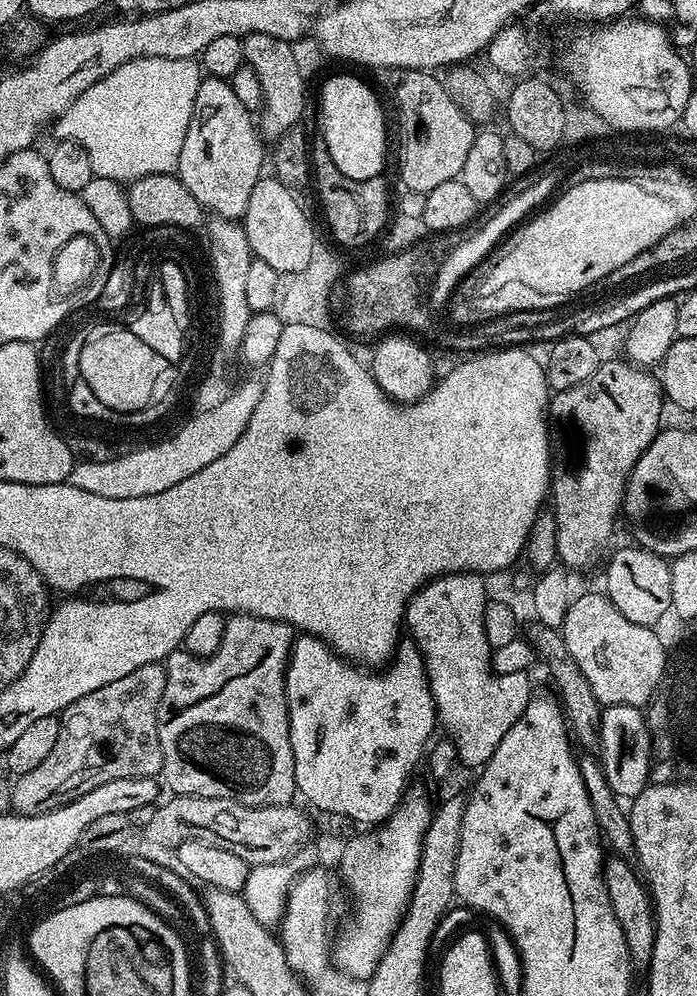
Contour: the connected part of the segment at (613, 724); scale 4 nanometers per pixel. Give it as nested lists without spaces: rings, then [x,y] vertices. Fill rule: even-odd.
[[[610,704],[601,711],[598,763],[605,772],[610,790],[621,801],[632,801],[648,787],[648,775],[652,769],[652,738],[648,734],[648,722],[641,709],[625,704]]]

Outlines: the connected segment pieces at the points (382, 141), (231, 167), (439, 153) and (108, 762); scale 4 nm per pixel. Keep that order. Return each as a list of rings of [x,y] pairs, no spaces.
[[[332,76],[320,88],[320,132],[330,150],[330,158],[342,174],[365,180],[381,175],[385,170],[384,159],[388,156],[388,128],[384,125],[384,112],[380,100],[356,76]]]
[[[205,75],[198,86],[198,94],[194,94],[194,110],[190,114],[190,126],[186,126],[186,138],[182,142],[182,154],[178,154],[176,172],[181,182],[190,190],[190,193],[194,194],[194,198],[198,200],[202,208],[211,213],[213,217],[222,220],[239,221],[246,214],[246,206],[250,206],[250,194],[254,190],[254,186],[262,178],[263,172],[260,171],[266,168],[266,148],[264,152],[263,142],[265,143],[261,133],[258,131],[258,124],[254,119],[253,113],[249,112],[246,106],[242,106],[242,102],[234,95],[231,83],[223,76]]]
[[[389,68],[383,73],[384,88],[392,95],[392,104],[400,115],[400,180],[410,192],[427,194],[434,186],[442,186],[442,182],[450,182],[459,177],[466,154],[470,151],[470,142],[474,142],[477,129],[468,120],[462,110],[458,110],[450,98],[443,83],[431,71],[422,68]]]
[[[163,663],[138,666],[126,674],[126,678],[118,678],[115,682],[106,682],[106,686],[98,686],[98,690],[90,690],[90,694],[82,694],[78,702],[66,706],[59,713],[60,729],[58,742],[54,742],[54,750],[30,774],[15,777],[11,785],[11,811],[21,816],[33,816],[60,808],[76,800],[86,790],[94,790],[94,786],[102,786],[102,782],[114,782],[114,778],[130,778],[131,776],[159,777],[164,771],[162,746],[158,738],[158,706],[162,698],[162,690],[166,690],[166,670]]]

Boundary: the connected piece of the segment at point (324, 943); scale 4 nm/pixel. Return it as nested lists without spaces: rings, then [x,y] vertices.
[[[323,866],[301,872],[288,891],[283,918],[278,924],[278,939],[284,949],[288,967],[303,979],[314,980],[331,965],[332,929],[329,915],[332,912],[331,900],[336,896],[336,884],[338,888],[337,877],[333,873],[332,876]]]

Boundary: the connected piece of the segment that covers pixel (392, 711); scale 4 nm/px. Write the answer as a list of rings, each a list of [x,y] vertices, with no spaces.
[[[300,634],[292,642],[288,671],[284,673],[284,686],[297,793],[301,797],[305,796],[320,814],[346,814],[360,826],[383,825],[404,799],[409,787],[408,779],[416,763],[419,760],[421,763],[433,739],[432,731],[438,728],[436,703],[428,685],[420,649],[411,639],[401,639],[387,667],[383,670],[369,670],[345,660],[317,636]]]

